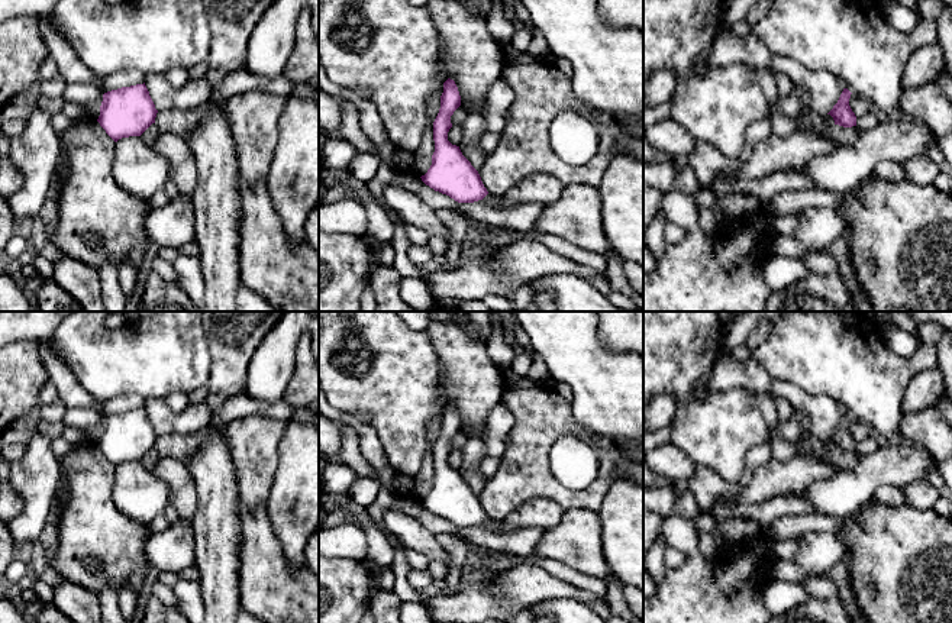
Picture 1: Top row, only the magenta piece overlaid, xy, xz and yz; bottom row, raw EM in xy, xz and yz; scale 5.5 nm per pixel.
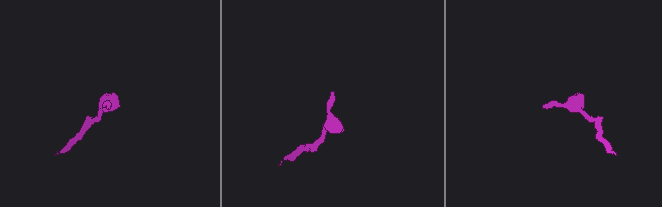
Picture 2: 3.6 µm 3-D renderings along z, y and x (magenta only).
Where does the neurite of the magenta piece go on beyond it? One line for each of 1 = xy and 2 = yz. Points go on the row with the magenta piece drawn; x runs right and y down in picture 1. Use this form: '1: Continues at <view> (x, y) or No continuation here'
1: No continuation here
2: No continuation here

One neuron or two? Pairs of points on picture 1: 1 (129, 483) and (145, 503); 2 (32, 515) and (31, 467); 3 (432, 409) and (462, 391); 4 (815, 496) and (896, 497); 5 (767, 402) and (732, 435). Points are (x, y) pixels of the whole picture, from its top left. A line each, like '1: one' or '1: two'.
1: one
2: one
3: two
4: two
5: two

